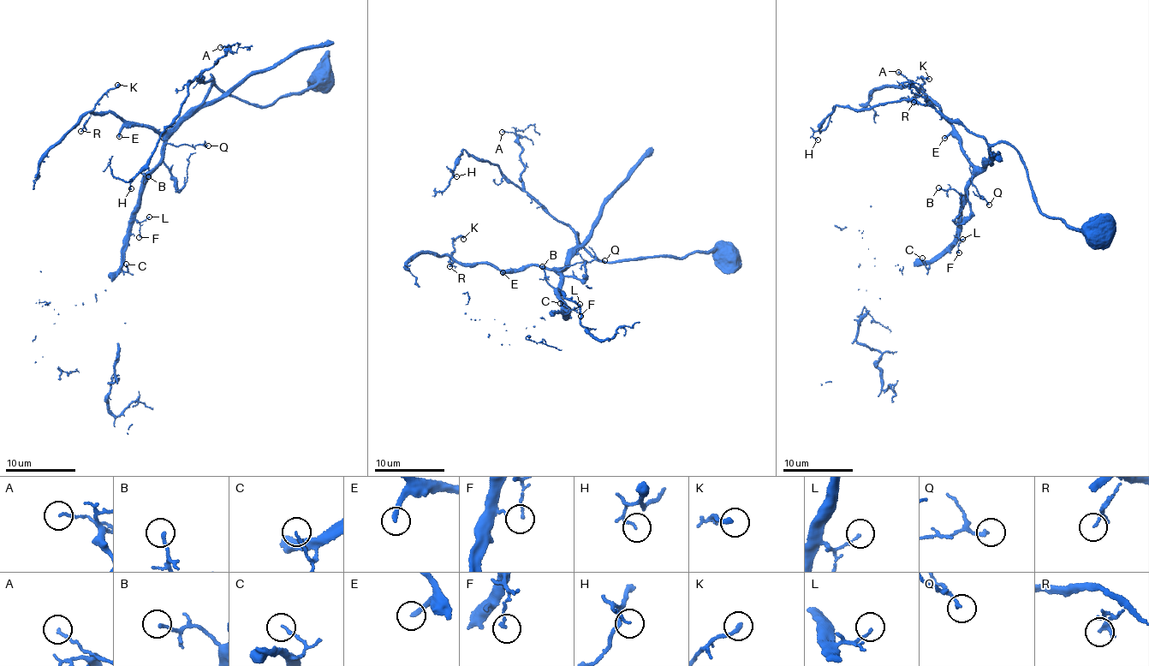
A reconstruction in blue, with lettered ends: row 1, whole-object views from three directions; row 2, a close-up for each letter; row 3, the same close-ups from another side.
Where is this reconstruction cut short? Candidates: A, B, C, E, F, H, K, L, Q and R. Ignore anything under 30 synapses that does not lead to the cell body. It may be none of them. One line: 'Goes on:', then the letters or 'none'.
Goes on: E

